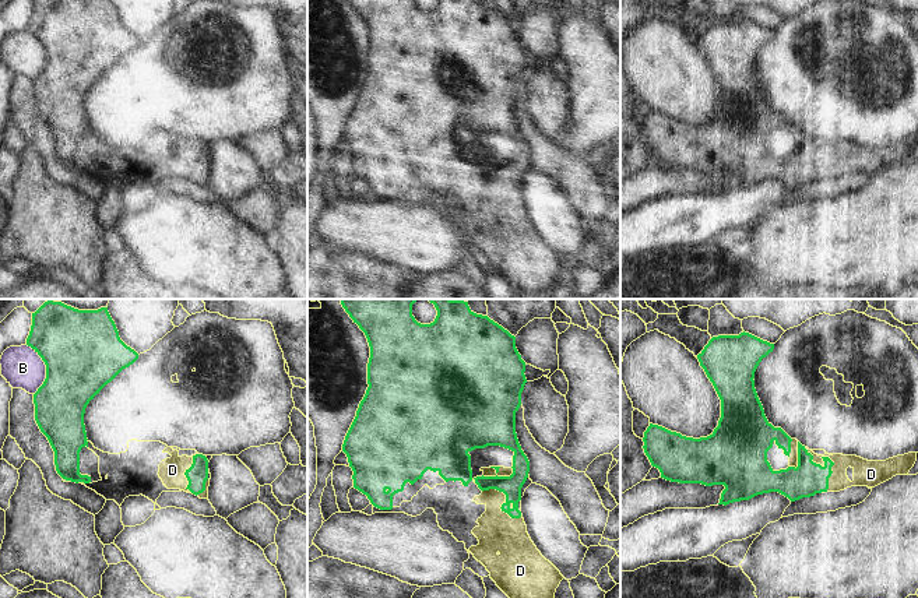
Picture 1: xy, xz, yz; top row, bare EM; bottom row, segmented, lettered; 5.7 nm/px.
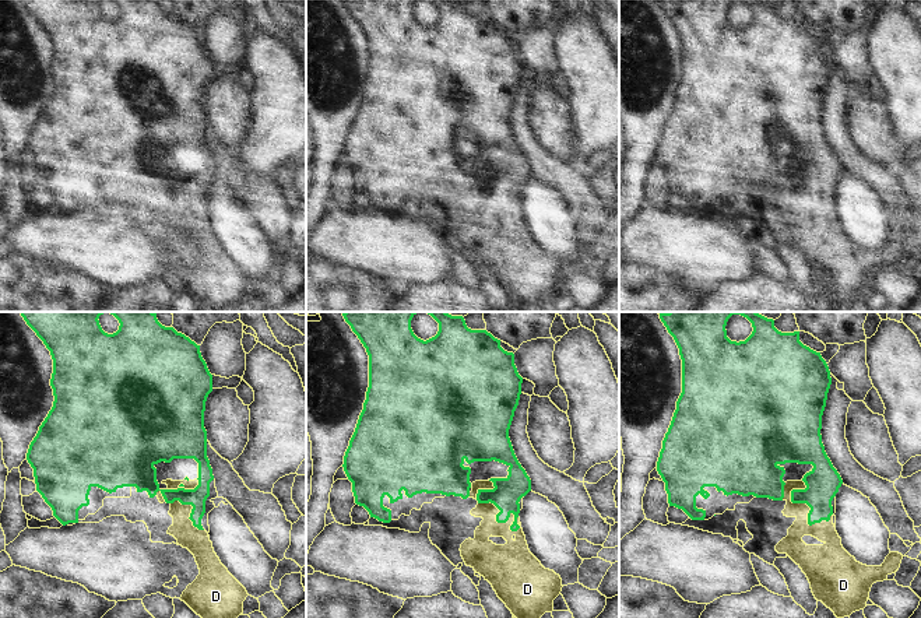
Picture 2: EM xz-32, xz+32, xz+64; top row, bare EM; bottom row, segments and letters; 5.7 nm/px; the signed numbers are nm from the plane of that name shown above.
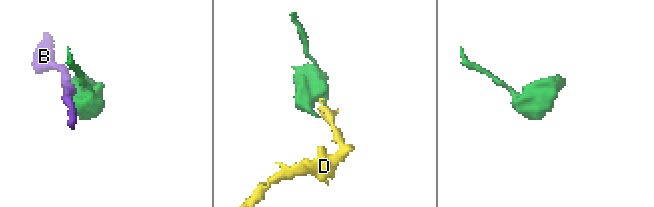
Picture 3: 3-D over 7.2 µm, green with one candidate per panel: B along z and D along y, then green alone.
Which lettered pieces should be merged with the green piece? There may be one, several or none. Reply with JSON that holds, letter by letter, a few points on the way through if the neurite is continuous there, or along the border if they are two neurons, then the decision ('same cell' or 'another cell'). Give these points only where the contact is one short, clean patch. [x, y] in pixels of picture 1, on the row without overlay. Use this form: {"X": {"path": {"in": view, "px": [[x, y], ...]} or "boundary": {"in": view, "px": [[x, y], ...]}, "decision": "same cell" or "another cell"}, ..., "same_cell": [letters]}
{"B": {"decision": "another cell"}, "D": {"decision": "same cell"}, "same_cell": ["D"]}

